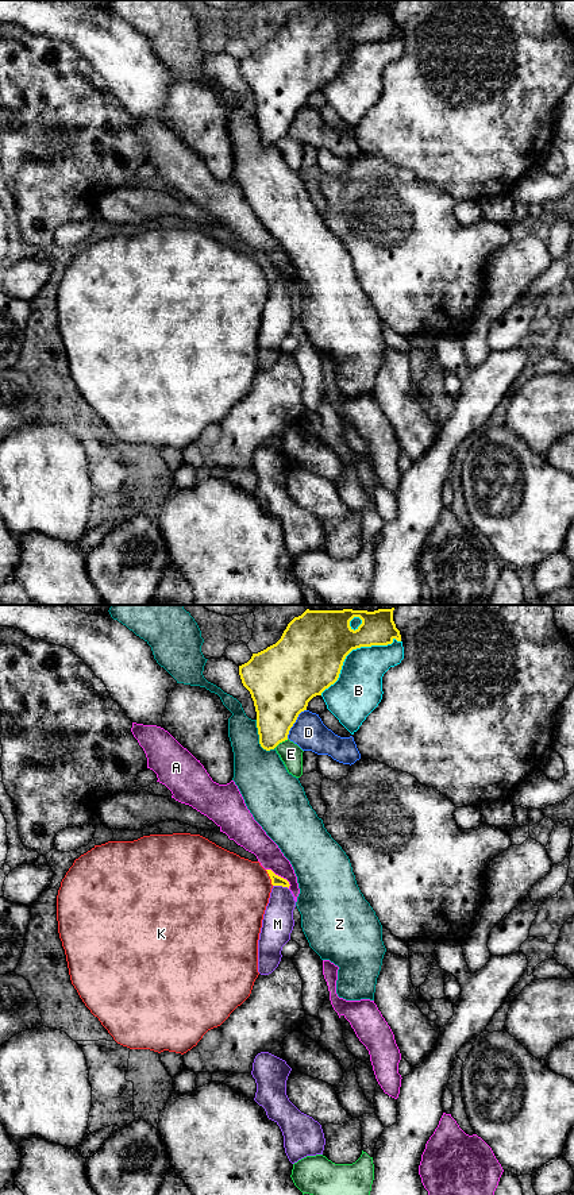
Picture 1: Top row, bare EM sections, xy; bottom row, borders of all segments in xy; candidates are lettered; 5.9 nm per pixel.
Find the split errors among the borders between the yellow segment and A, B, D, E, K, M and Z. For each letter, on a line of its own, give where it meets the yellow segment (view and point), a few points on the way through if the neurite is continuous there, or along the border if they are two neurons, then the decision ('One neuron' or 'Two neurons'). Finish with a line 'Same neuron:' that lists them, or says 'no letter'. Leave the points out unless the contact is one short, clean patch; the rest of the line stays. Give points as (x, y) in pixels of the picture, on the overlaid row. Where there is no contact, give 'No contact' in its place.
A: Touches yellow at xy (280, 877). Two neurons
B: Touches yellow at xy (353, 648). Two neurons
D: Touches yellow at xy (295, 721). Two neurons
E: Touches yellow at xy (281, 741). Two neurons
K: Touches yellow at xy (270, 878). Boundary: xy (265, 870), (273, 885). Two neurons
M: Touches yellow at xy (281, 885). Path across: xy (276, 881), (281, 885), (281, 906), (277, 924). One neuron
Z: Touches yellow at xy (259, 739). Two neurons
Same neuron: M

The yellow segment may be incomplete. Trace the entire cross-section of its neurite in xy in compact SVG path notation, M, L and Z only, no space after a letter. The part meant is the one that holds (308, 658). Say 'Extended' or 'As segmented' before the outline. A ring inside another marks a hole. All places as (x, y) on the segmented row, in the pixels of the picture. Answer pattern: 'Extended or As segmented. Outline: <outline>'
As segmented. Outline: M392 609L367 610L309 610L294 617L284 631L281 639L266 649L253 654L251 659L239 666L243 686L250 691L257 712L257 728L259 744L263 749L274 749L288 740L288 735L298 714L307 710L308 702L334 685L340 674L346 656L357 648L371 645L388 645L396 639L401 641L400 631L393 621Z

